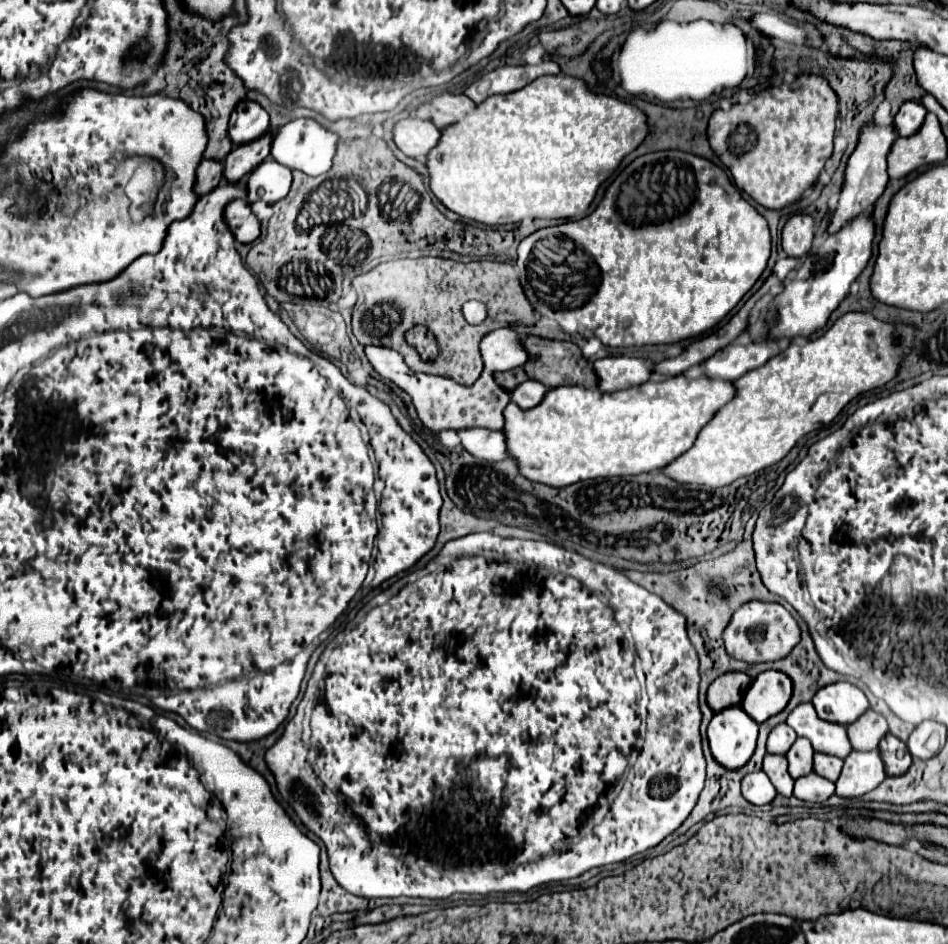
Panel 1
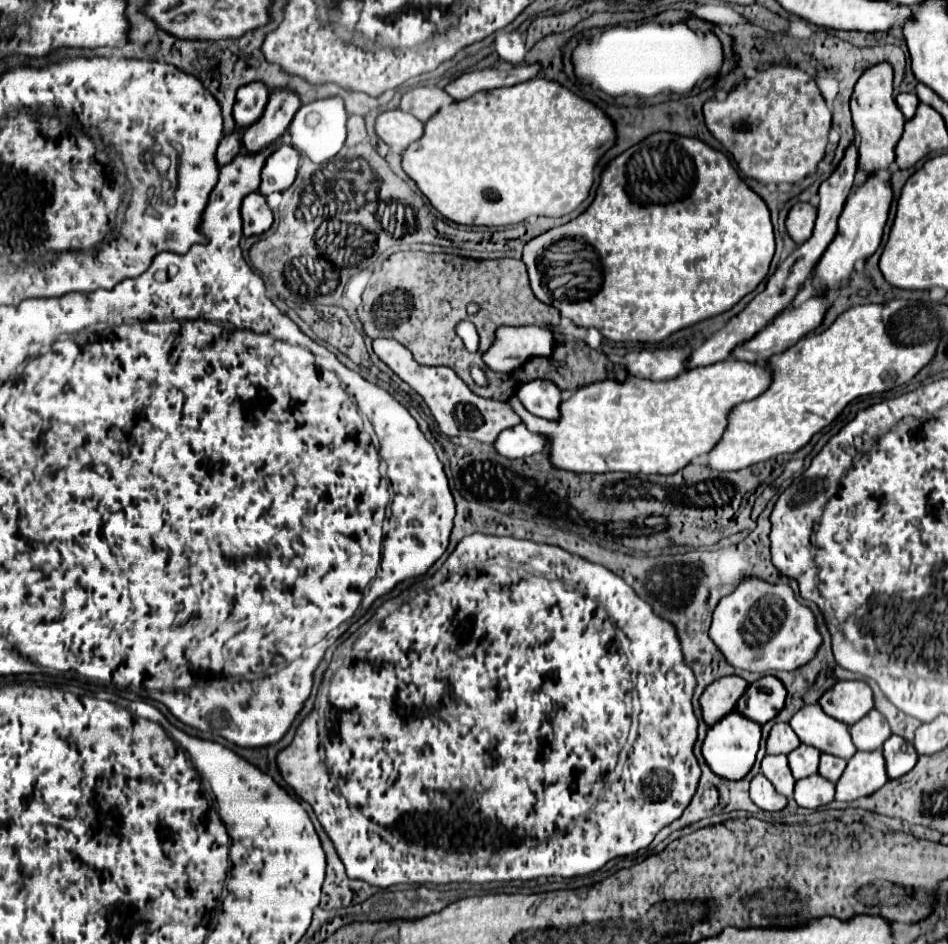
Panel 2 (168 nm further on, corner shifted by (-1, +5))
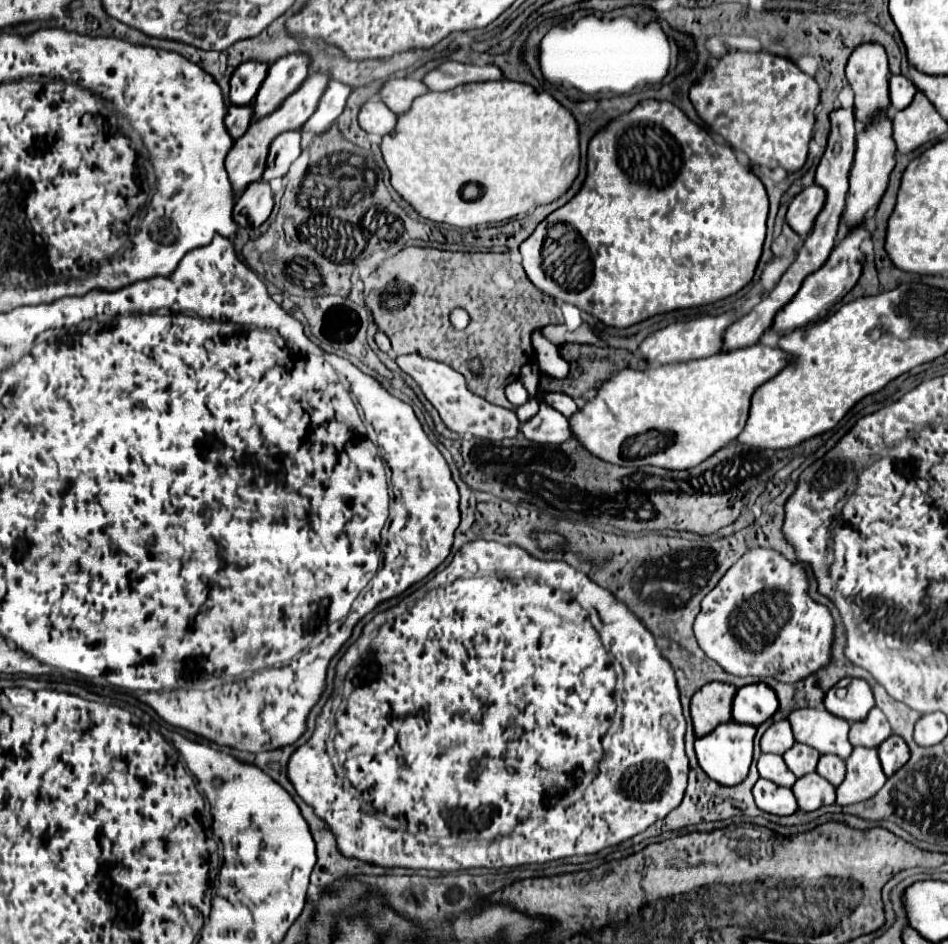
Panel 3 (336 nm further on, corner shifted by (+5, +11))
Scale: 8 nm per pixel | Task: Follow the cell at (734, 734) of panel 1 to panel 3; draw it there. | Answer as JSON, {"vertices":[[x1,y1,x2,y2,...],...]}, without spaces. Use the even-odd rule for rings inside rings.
{"vertices":[[728,721,728,723,718,725,710,735,698,739,696,741,696,755,698,755,698,763,704,769,704,773,724,787,732,787,736,783,742,783,746,779,750,763,752,763,754,735,756,735,756,727,738,725,734,721]]}

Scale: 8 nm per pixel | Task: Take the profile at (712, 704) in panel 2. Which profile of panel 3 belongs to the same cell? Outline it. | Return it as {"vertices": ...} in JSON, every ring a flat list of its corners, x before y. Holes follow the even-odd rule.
{"vertices":[[710,683,694,693,690,711,696,737,704,737,718,725,728,723,732,719,730,711,734,693,736,689,726,683]]}

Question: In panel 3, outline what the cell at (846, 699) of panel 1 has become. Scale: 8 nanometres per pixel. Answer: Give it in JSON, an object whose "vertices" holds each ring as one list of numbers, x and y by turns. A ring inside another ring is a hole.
{"vertices":[[852,679,844,699,838,699,836,689,832,687,824,699,824,705,832,715,854,723,866,719,866,715,874,707,874,695,864,679]]}

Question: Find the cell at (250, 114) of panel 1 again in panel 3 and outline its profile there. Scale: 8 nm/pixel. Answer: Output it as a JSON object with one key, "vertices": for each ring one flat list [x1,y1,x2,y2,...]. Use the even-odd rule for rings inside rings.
{"vertices":[[246,61,234,69,230,77,230,101,234,105,248,105,256,97,266,73,268,65,260,61]]}

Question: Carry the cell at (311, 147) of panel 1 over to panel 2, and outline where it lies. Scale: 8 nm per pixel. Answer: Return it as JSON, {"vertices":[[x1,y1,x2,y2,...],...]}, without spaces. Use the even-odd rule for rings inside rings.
{"vertices":[[340,97,322,99,312,105,302,105,294,115,294,121,288,127,288,137,294,149,306,155,312,163,326,163,338,155,346,141,346,109]]}

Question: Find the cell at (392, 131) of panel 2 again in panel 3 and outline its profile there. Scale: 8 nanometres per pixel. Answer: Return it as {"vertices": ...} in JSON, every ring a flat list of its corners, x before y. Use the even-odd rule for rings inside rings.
{"vertices":[[366,101,364,107,358,113,358,123,360,127,376,137,382,137,390,133,396,125,396,113,392,113,382,101]]}

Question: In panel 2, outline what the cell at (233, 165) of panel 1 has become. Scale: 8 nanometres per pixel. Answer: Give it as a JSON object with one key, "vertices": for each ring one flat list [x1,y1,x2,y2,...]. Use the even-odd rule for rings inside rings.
{"vertices":[[290,91,270,93,270,101,268,101,260,121,250,125,242,133,244,151,264,151,264,149,272,147,272,143,276,143,280,137,284,137,298,107,300,107,300,101]]}

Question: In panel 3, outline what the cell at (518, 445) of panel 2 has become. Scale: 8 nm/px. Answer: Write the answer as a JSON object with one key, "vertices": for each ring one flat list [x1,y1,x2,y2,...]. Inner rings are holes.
{"vertices":[[540,401,538,415,524,423,520,433,536,443,564,443,566,439,574,437,570,431,570,421,544,401]]}

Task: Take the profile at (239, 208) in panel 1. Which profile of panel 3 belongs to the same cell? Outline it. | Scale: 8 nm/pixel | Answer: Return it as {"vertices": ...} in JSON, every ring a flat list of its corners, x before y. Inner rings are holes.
{"vertices":[[254,181,236,201,234,221,240,227,260,227,274,209,274,193,266,181]]}

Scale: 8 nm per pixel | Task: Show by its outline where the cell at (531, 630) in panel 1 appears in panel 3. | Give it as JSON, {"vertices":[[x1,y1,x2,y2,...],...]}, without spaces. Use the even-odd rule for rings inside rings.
{"vertices":[[474,541,464,545,454,555,450,567,432,577,428,585,420,587,420,591,414,591,396,607,384,611,384,615,376,615,368,623,368,627,370,629,364,631,362,639,358,639,352,649,348,649,348,653,338,665,338,677,344,679,338,681,340,685,344,685,342,697,334,697,332,701,328,701,322,717,316,723,312,739,294,751,288,767,290,781,294,783,298,795,310,807,314,807,320,819,330,823,330,829,338,839,338,849,342,851,342,855,356,857,360,861,382,867,434,871,458,871,470,867,512,869,572,855,594,855,604,847,616,845,624,839,634,837,636,833,642,833,652,823,664,819,672,809,680,805,686,791,688,757,684,753,686,721,682,715,674,671,670,663,662,659,652,633,642,627,642,621,636,619,624,603,616,601,610,591,598,587,582,571,576,571,568,563,538,561,516,545,508,547,490,541],[600,636,602,641,611,641,610,651,614,656,614,667],[612,693,615,697,622,697,624,701,624,709,620,702,616,711,616,714,621,714,622,710,622,727,612,735,610,747,604,753,602,737,606,735,616,709],[596,765,598,773,588,783,584,777,586,773,594,771]]}

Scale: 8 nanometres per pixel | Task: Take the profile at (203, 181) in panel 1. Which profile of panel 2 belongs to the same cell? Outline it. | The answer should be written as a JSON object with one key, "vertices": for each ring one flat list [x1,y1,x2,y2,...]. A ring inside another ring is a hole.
{"vertices":[[234,131,232,135,224,137,216,149,216,161,218,161,218,167,224,167,226,163,230,163,242,149,242,143,240,143,240,135]]}

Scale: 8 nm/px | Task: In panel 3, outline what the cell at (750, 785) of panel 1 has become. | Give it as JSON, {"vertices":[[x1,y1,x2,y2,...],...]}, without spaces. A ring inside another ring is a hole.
{"vertices":[[758,779,758,783,754,785,754,799,756,799,756,805,770,815,784,817,798,811,798,803,792,789,774,785,766,779]]}

